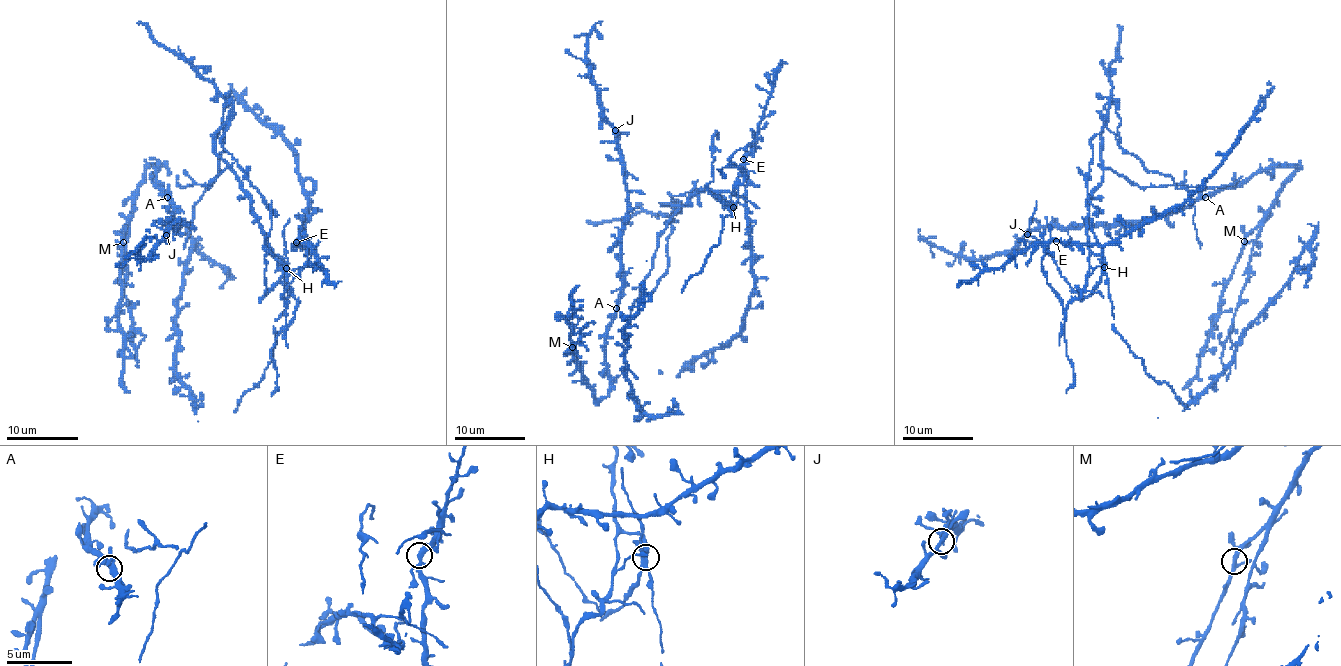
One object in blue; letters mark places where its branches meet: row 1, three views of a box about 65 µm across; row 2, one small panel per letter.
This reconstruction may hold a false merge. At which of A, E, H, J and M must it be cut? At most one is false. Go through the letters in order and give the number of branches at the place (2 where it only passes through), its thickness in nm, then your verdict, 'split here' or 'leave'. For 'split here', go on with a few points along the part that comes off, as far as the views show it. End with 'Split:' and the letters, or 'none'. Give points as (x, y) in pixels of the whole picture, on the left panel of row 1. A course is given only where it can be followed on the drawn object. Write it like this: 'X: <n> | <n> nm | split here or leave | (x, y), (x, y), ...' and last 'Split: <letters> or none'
A: 4 | 280 nm | leave
E: 4 | 300 nm | leave
H: 4 | 320 nm | split here | (286, 269), (270, 249), (252, 197), (216, 152), (214, 136), (225, 125), (219, 174), (194, 208), (183, 249)
J: 4 | 280 nm | leave
M: 4 | 280 nm | leave
Split: H

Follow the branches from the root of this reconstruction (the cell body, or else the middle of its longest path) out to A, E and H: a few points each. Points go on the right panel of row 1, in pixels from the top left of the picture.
A: (1115, 173), (1140, 187), (1211, 187), (1202, 192), (1205, 197)
E: (1115, 173), (1103, 171), (1089, 201), (1087, 285), (1064, 322), (1041, 264), (1056, 241)
H: (1115, 173), (1110, 169), (1103, 171), (1103, 181), (1089, 201), (1087, 247), (1101, 257), (1105, 268)

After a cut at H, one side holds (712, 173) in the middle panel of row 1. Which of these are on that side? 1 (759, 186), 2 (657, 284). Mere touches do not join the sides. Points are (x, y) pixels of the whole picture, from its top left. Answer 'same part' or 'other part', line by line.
1: other part
2: same part

